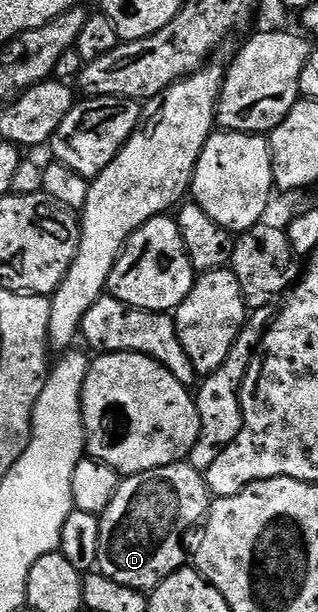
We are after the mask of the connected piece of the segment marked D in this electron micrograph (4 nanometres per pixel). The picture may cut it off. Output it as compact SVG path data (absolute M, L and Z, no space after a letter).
M187 460L174 462L165 468L153 468L149 472L126 475L120 481L113 500L109 500L109 508L98 515L98 573L109 576L109 580L117 580L117 584L125 584L125 588L144 592L156 590L173 572L184 569L183 537L187 530L195 525L196 529L206 519L212 501L213 495L207 488L206 477L194 470Z

